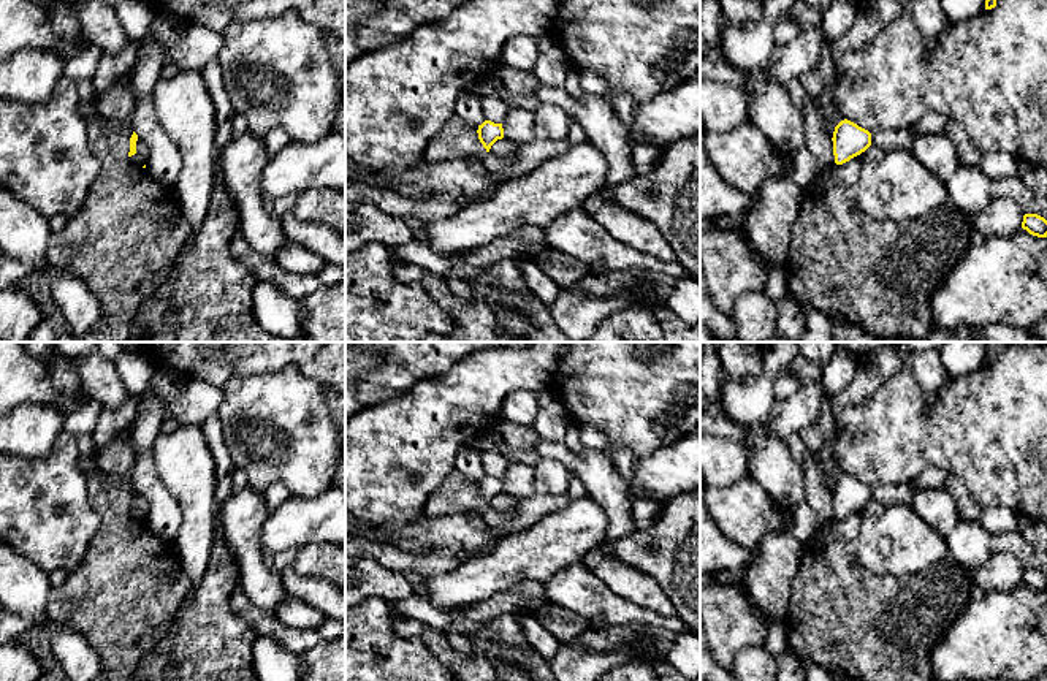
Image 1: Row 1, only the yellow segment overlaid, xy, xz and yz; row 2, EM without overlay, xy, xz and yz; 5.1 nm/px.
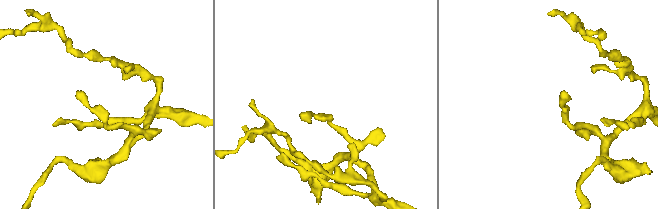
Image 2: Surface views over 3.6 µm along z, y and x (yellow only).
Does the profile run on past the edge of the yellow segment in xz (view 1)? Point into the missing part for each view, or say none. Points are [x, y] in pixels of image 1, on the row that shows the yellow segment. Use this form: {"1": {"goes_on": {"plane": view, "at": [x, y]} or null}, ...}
{"1": {"goes_on": null}}

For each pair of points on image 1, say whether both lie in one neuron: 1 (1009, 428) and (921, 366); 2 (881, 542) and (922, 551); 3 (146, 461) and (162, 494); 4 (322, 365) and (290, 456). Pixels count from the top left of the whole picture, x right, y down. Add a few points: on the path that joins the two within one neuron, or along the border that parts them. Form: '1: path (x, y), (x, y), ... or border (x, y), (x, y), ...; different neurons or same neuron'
1: border (909, 372), (928, 396), (933, 396), (949, 379); different neurons
2: path (890, 542), (913, 547); same neuron
3: path (146, 469), (146, 479), (154, 486); same neuron
4: border (281, 368), (296, 366), (325, 385); different neurons

